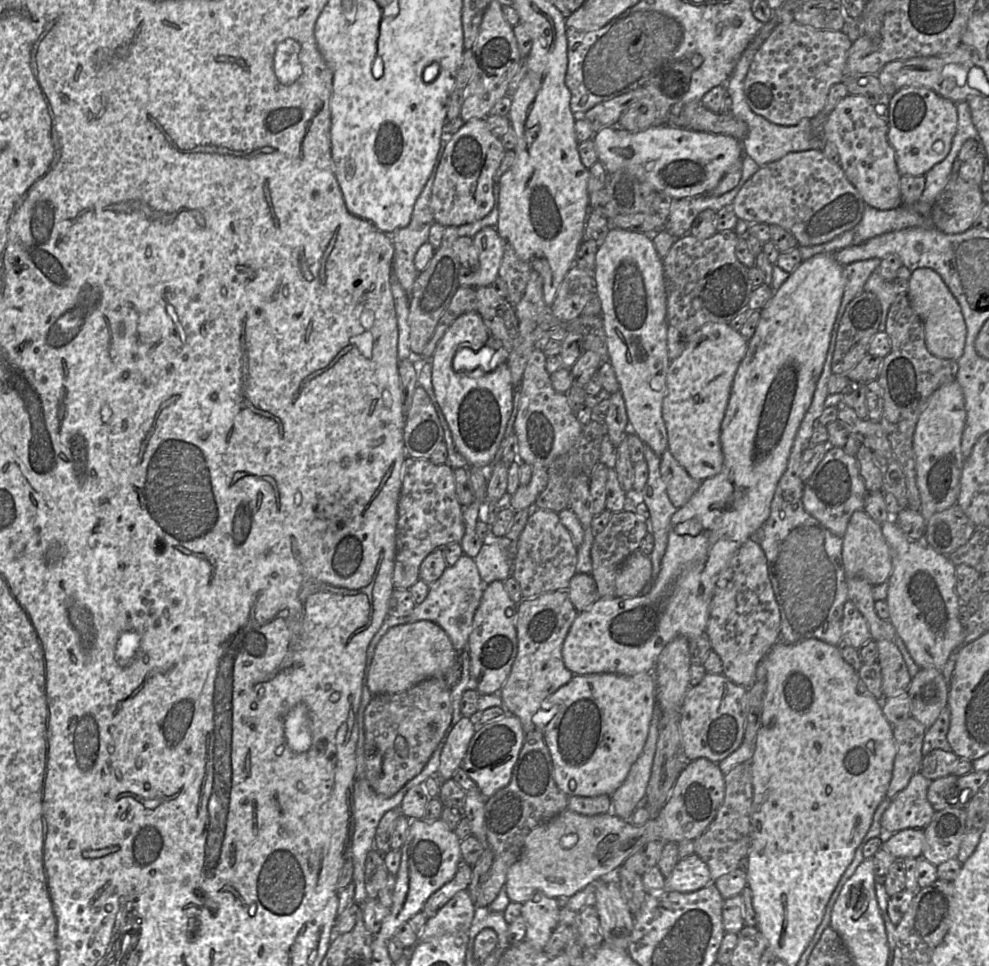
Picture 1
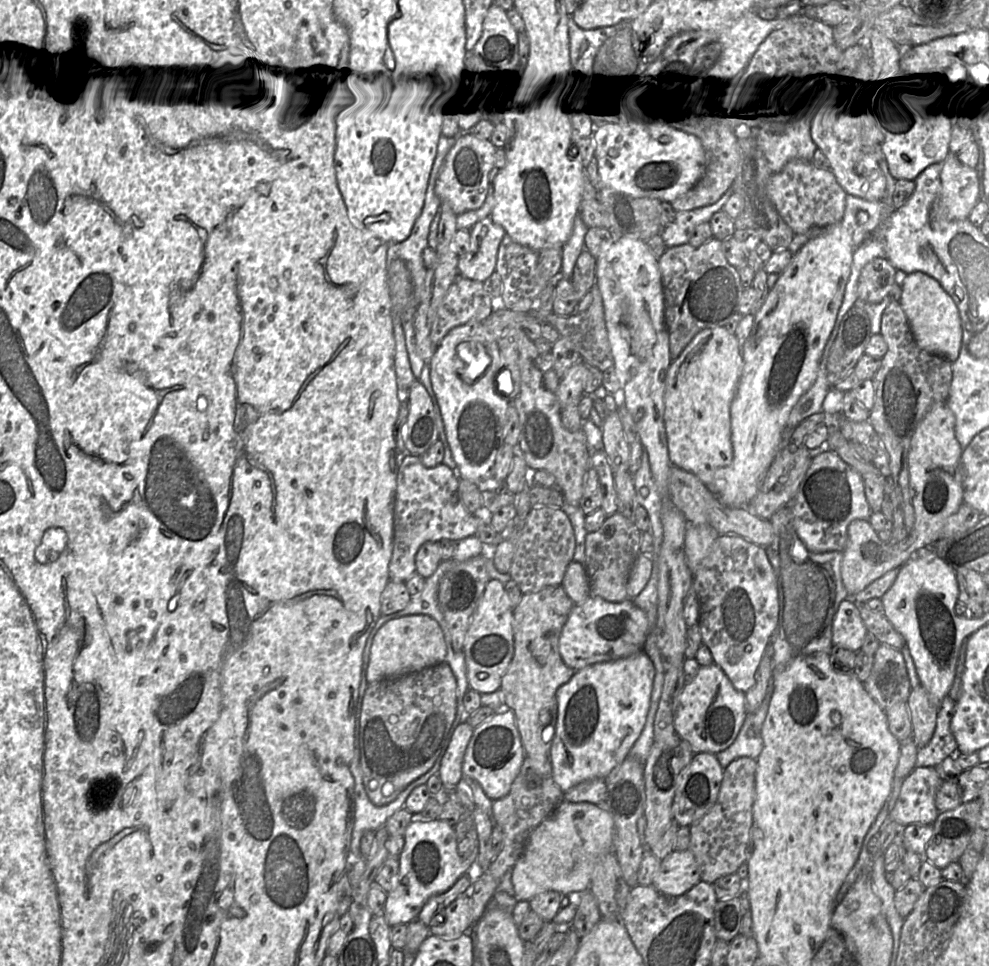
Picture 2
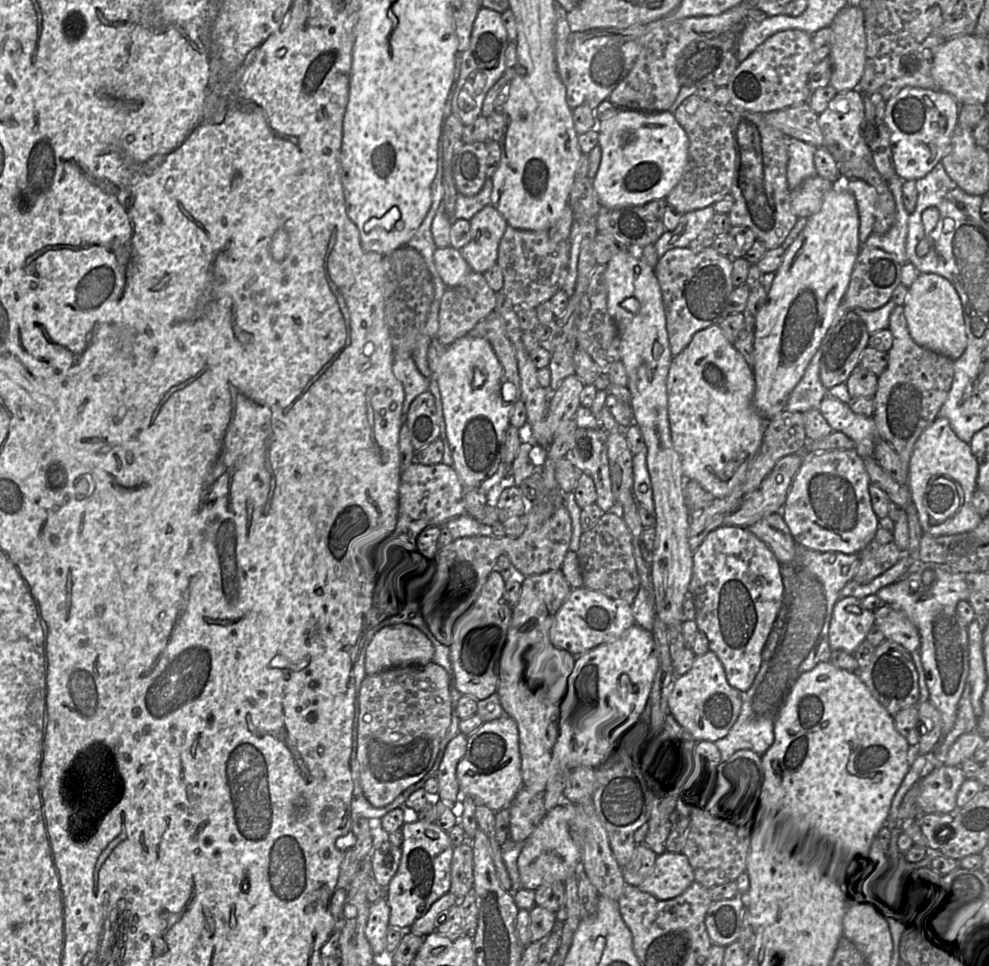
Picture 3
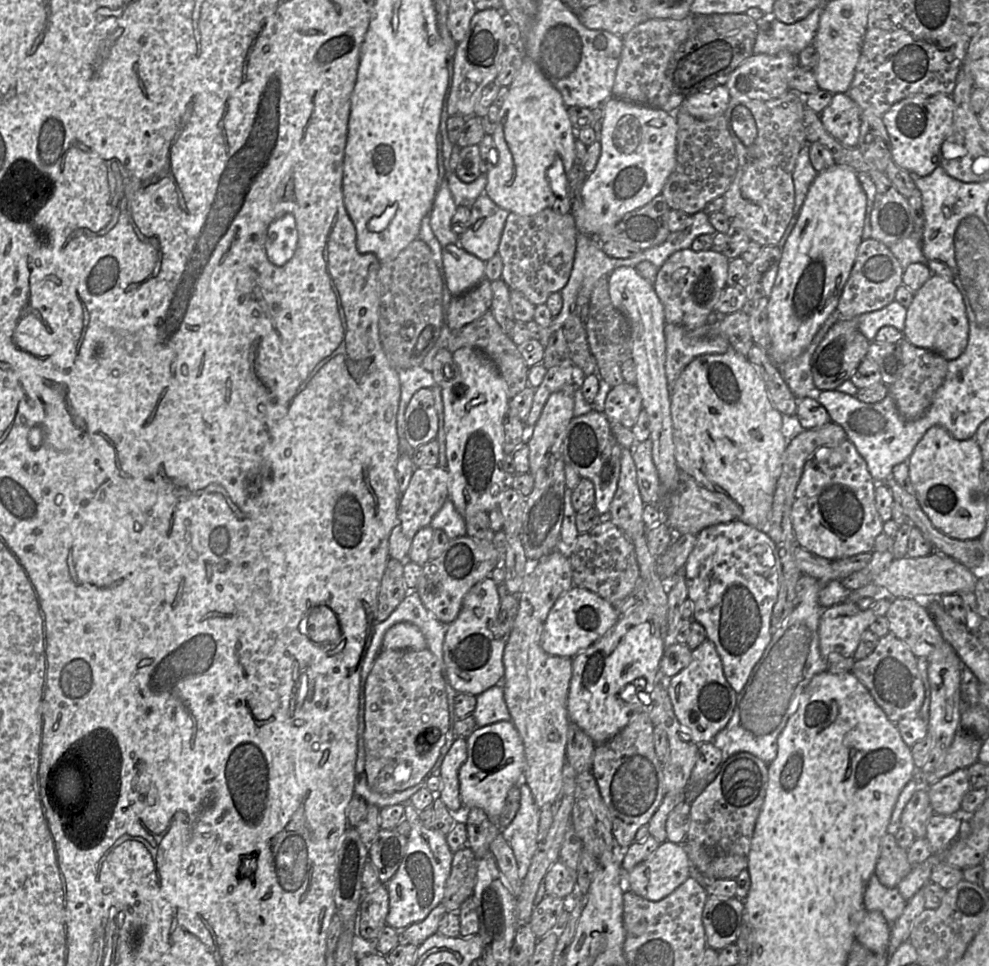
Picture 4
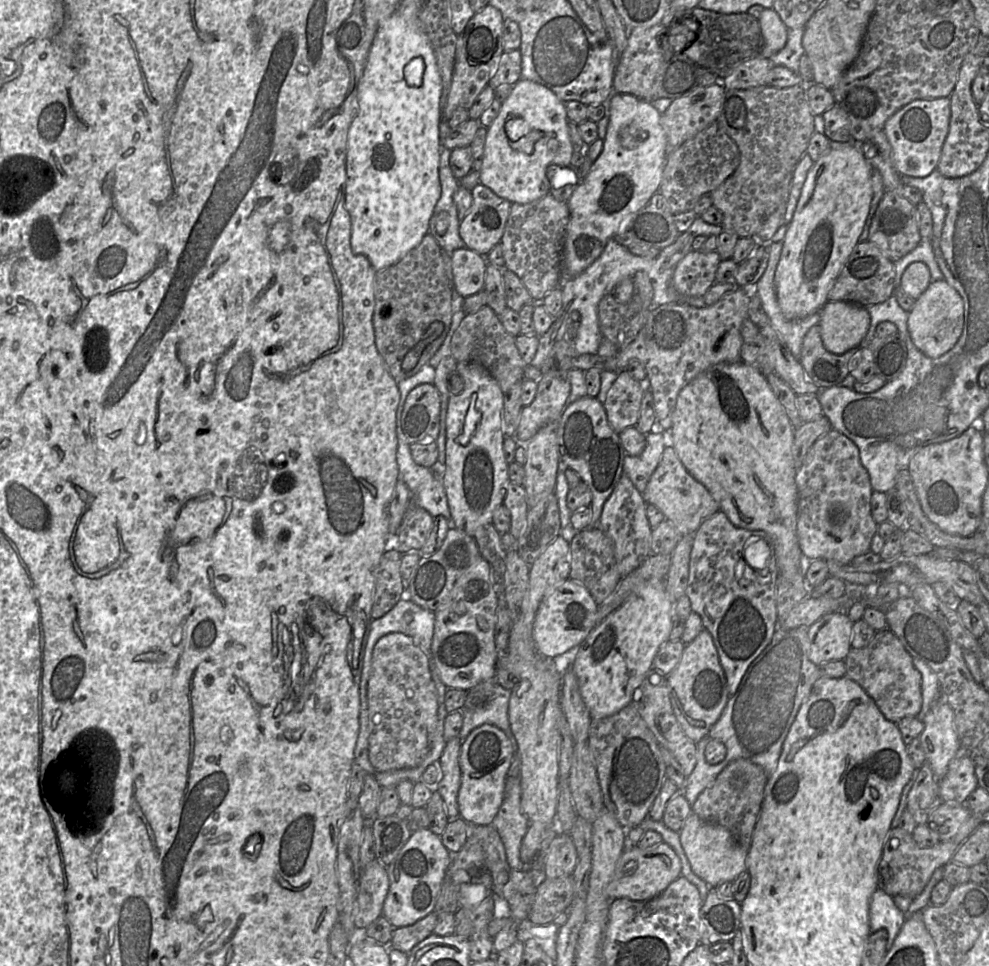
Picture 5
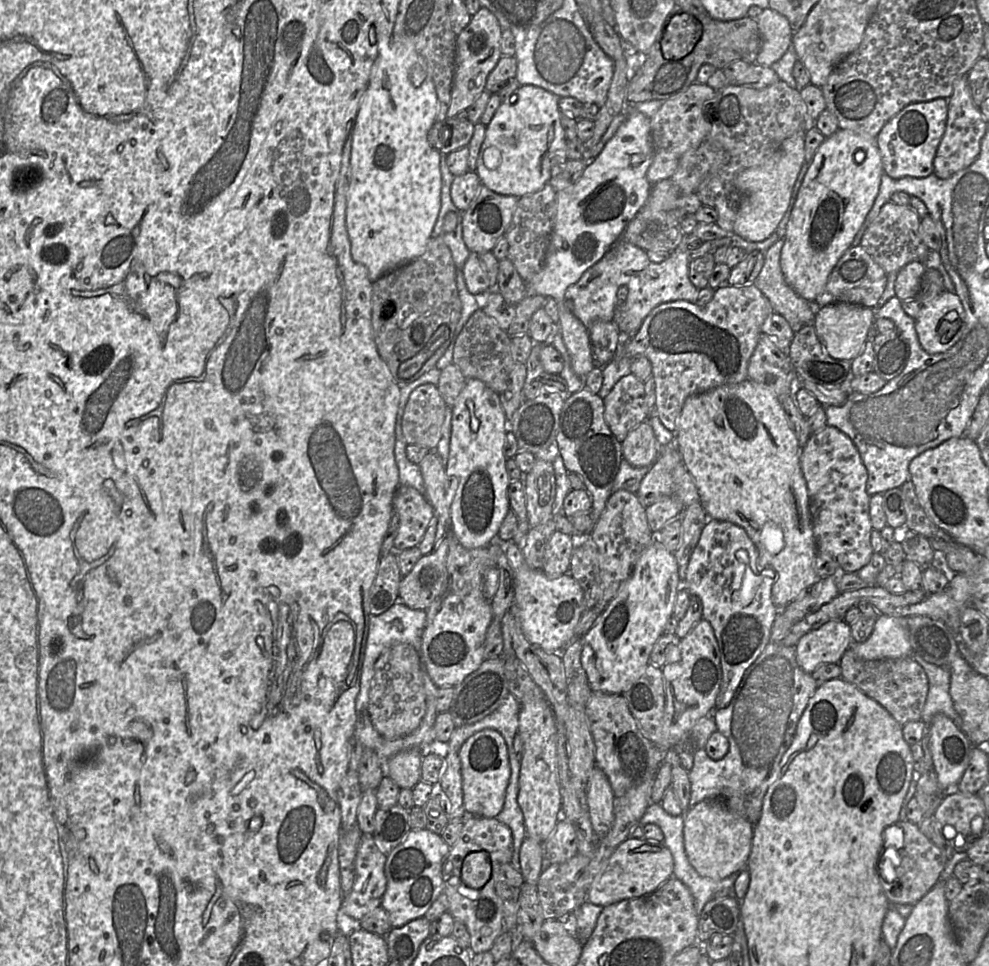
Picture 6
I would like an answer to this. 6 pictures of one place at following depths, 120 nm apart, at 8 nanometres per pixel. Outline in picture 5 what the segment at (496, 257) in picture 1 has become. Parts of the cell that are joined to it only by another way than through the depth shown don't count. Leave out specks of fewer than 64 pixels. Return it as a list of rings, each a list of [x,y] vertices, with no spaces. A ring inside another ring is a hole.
[[[481,183],[471,192],[472,205],[460,222],[459,234],[466,248],[487,256],[501,242],[512,203]]]

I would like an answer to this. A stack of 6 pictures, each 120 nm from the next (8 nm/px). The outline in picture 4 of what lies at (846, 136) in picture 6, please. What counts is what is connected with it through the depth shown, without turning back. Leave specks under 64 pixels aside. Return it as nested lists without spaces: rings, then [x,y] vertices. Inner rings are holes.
[[[835,164],[822,172],[818,172],[817,176],[808,189],[806,198],[799,213],[798,220],[782,248],[782,256],[778,264],[777,275],[771,290],[771,294],[768,297],[767,304],[769,335],[771,339],[771,344],[767,350],[767,354],[778,367],[788,360],[799,356],[808,347],[818,330],[838,306],[838,301],[842,290],[849,278],[850,272],[855,262],[858,247],[863,241],[862,233],[864,229],[864,220],[867,208],[867,195],[863,190],[857,175],[858,173],[851,167],[838,164]]]

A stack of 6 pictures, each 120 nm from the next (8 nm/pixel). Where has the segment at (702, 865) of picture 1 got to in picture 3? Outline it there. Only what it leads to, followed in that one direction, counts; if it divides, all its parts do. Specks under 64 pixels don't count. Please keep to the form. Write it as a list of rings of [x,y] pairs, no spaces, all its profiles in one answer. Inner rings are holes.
[[[666,851],[657,856],[652,872],[638,888],[667,900],[681,895],[694,881],[688,857],[683,852]]]

